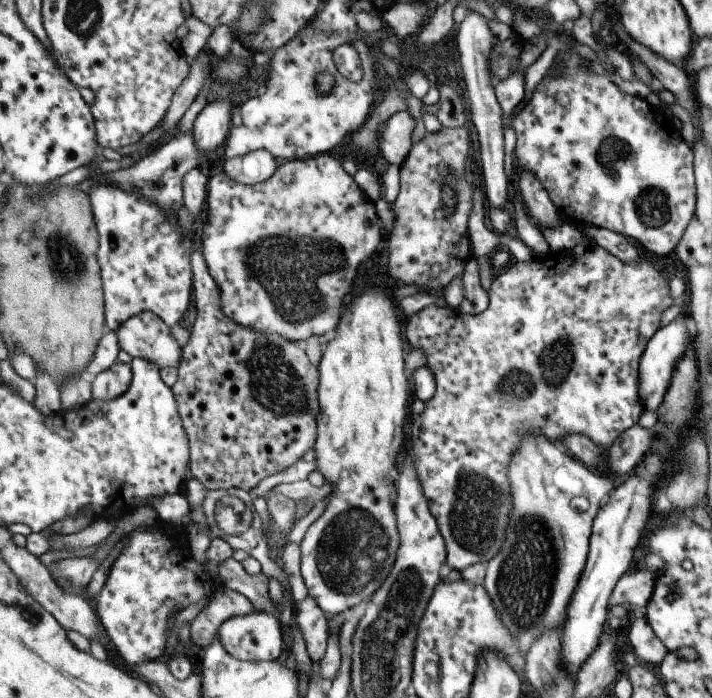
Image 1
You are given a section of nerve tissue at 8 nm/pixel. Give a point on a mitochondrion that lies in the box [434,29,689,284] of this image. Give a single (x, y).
(652, 209)

